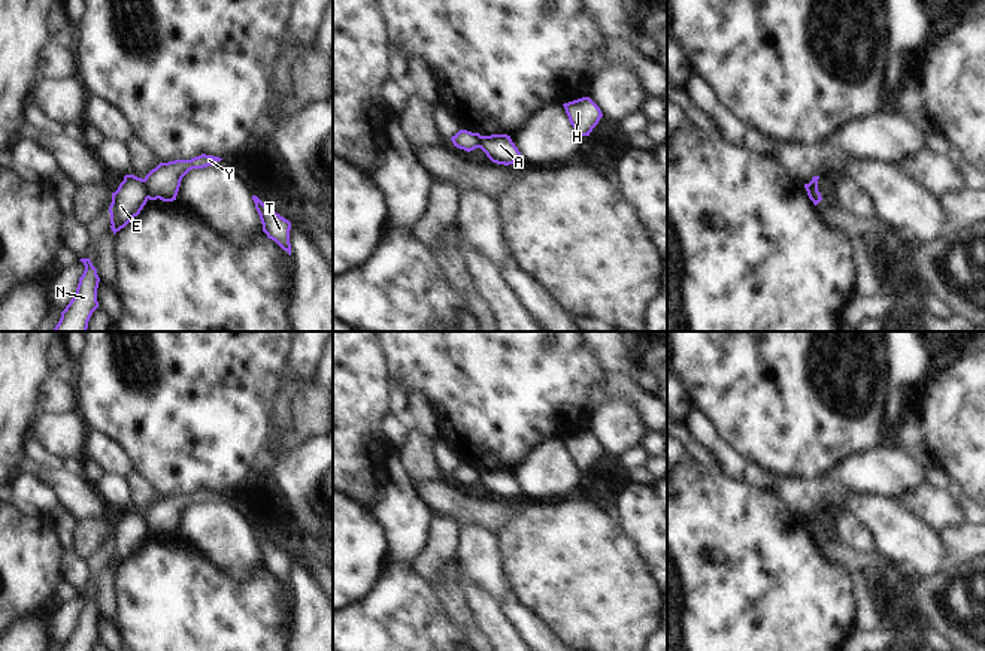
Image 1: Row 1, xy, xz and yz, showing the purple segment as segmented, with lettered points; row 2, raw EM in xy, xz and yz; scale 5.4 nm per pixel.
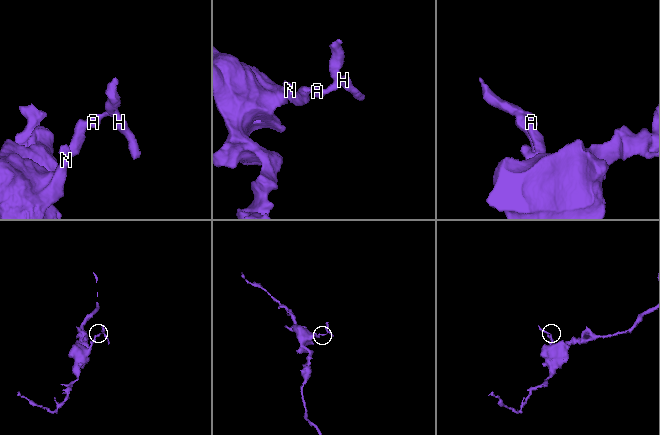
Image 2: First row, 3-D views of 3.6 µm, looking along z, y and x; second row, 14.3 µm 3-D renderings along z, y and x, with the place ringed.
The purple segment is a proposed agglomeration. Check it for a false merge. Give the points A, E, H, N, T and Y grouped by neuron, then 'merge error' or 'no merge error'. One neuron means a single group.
groups A H T Y / E N; merge error

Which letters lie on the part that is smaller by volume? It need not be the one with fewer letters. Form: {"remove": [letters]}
{"remove": ["A", "H", "T", "Y"]}

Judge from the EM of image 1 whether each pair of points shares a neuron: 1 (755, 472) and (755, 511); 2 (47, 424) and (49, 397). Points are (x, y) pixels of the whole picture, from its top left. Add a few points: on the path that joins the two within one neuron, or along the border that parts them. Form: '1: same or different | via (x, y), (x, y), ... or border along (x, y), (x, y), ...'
1: different | border along (745, 483), (773, 491)
2: different | border along (38, 405), (54, 414), (75, 412)

